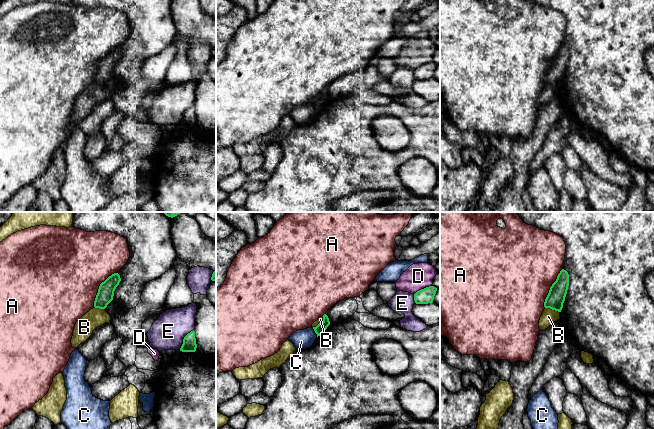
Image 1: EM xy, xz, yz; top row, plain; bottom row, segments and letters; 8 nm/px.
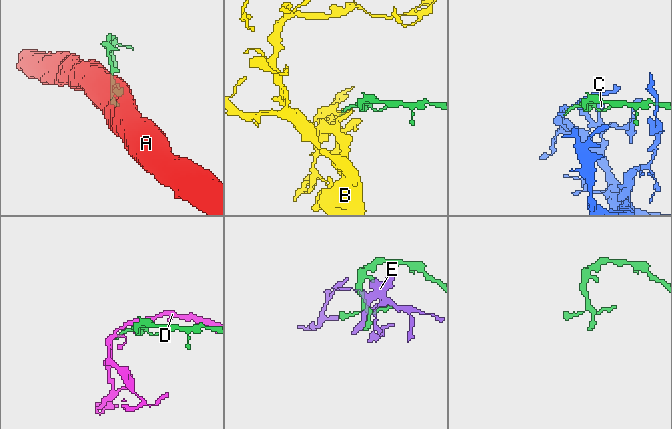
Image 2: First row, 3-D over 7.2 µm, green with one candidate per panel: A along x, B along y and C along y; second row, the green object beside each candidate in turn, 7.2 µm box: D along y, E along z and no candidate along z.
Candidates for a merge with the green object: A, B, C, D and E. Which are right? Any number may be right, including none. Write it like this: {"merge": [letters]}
{"merge": []}

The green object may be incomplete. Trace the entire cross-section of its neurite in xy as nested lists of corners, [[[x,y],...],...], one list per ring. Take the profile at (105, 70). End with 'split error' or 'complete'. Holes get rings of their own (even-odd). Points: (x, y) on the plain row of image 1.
[[[114,49],[100,60],[94,77],[95,84],[105,85],[107,83],[107,81],[113,76],[114,67],[120,57],[120,51],[118,49]]]; complete

